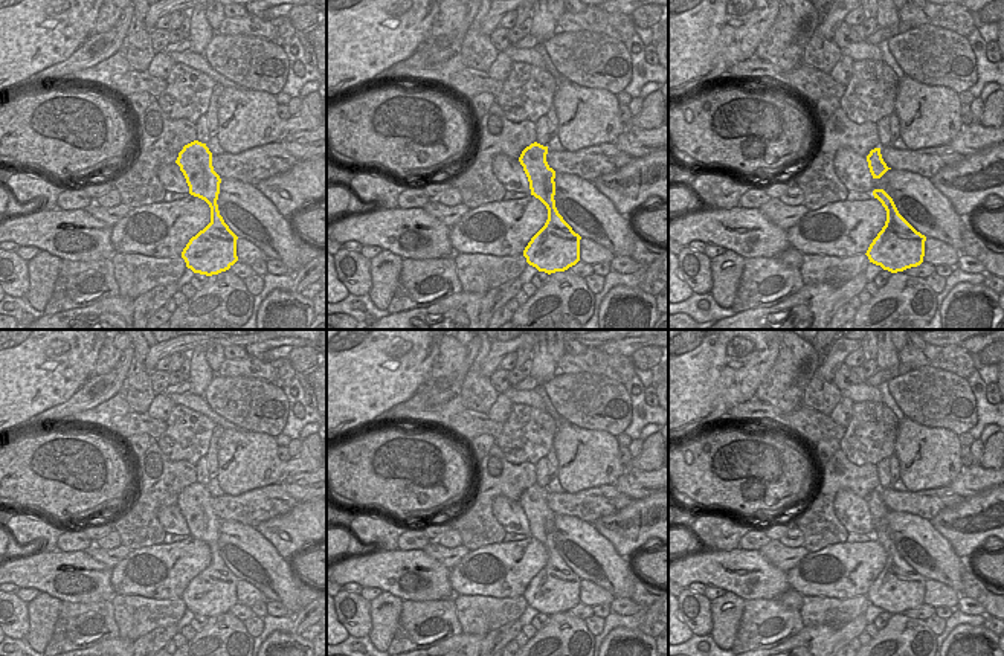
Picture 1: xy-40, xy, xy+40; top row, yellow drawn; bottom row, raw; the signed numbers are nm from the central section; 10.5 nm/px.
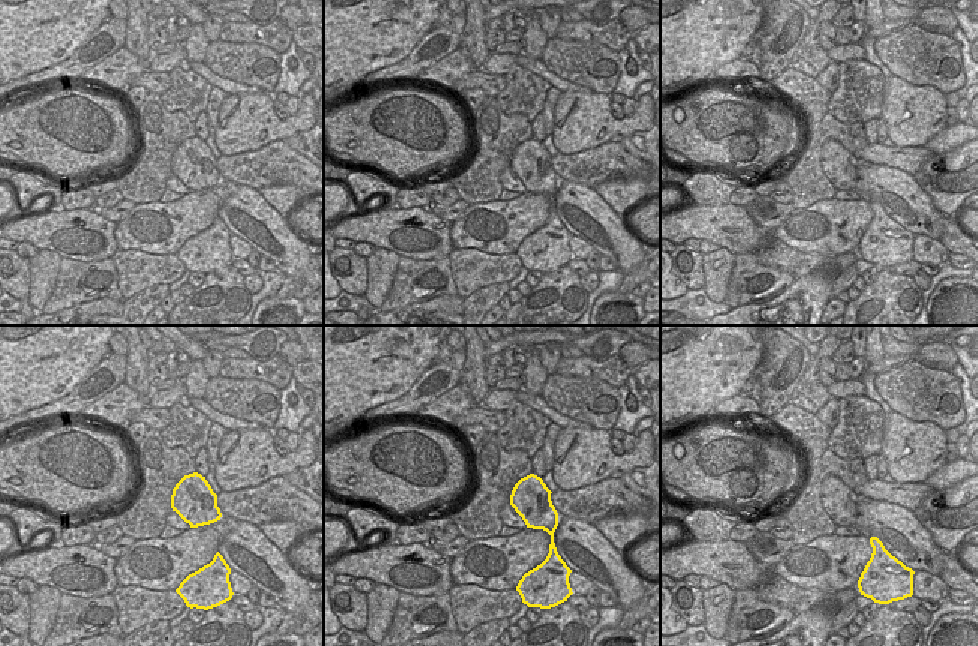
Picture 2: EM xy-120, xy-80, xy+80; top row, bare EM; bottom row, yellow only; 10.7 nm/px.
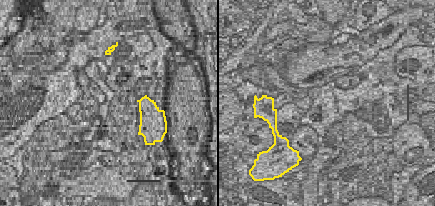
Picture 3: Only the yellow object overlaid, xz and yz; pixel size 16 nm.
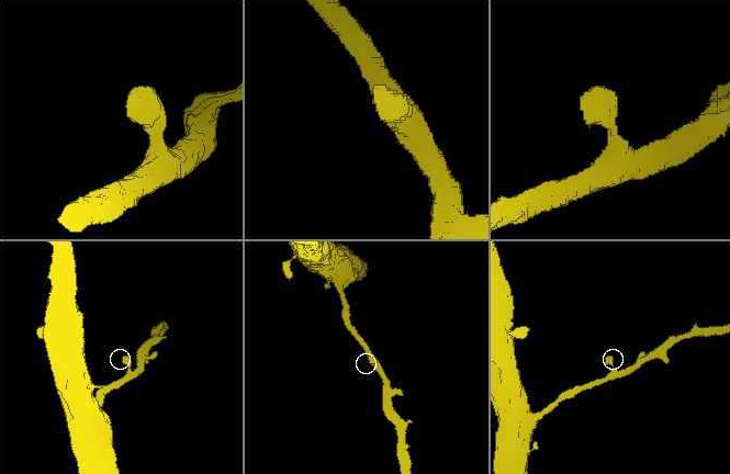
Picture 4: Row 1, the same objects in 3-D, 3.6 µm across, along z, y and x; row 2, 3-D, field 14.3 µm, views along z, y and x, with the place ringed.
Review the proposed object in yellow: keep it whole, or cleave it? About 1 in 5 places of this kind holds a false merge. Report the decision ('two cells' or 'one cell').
one cell

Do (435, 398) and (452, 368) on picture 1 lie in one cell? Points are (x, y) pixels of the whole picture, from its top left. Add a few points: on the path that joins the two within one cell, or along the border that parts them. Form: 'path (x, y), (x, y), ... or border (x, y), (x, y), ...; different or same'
path (440, 391), (446, 376); same

